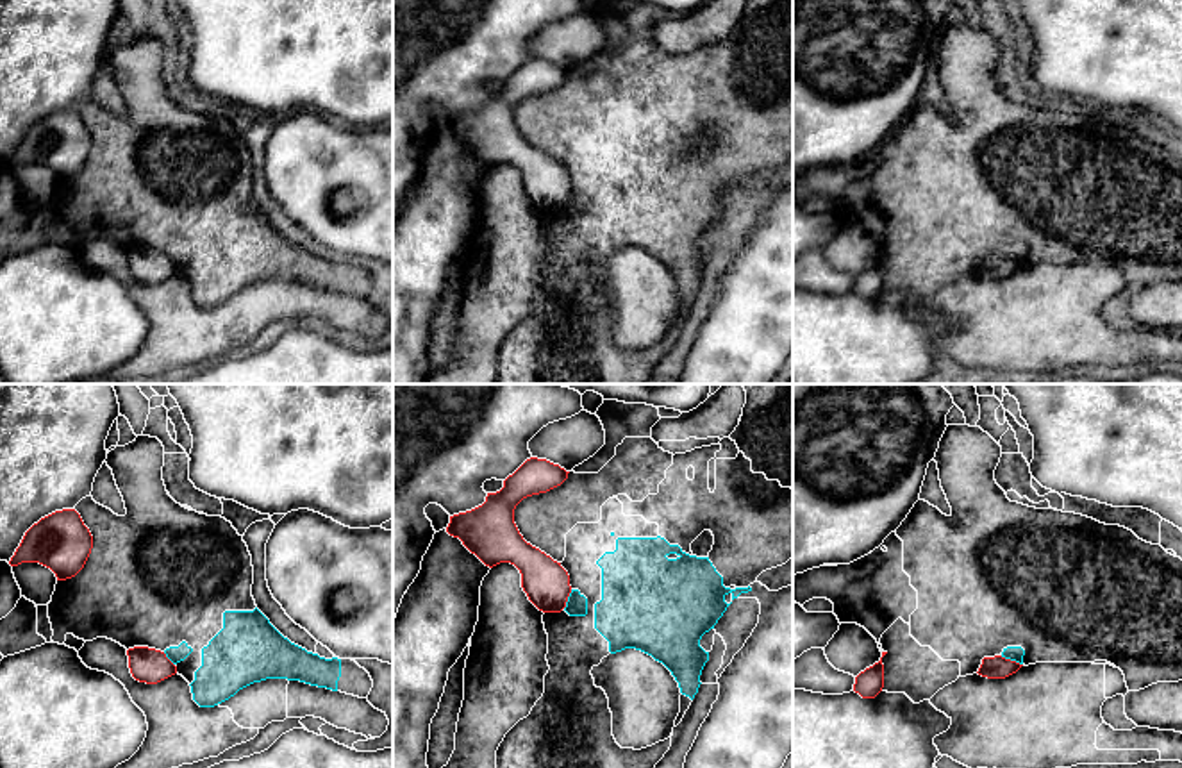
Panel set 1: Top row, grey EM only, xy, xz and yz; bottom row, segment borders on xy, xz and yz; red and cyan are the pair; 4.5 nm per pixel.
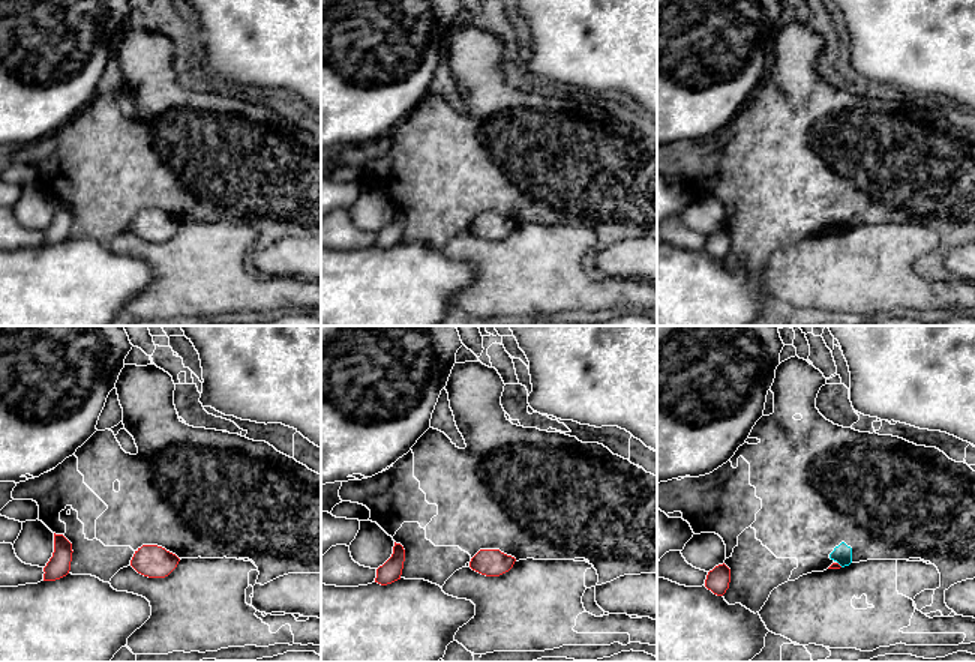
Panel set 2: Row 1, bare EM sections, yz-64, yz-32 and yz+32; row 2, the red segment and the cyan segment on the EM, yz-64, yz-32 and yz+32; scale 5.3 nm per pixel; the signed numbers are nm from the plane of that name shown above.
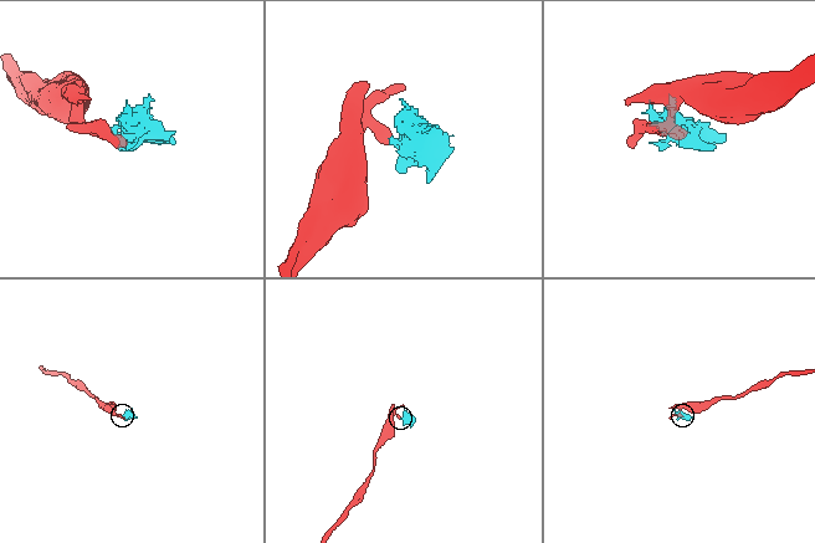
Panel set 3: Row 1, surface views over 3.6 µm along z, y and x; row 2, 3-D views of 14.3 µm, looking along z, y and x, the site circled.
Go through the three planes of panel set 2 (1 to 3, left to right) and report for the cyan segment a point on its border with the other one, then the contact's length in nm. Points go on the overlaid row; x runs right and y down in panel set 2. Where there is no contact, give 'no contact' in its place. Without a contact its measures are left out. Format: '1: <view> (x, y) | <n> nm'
1: no contact
2: no contact
3: yz+32 (839, 565) | 40 nm

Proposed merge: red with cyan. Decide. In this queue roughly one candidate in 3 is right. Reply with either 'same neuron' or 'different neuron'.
different neuron

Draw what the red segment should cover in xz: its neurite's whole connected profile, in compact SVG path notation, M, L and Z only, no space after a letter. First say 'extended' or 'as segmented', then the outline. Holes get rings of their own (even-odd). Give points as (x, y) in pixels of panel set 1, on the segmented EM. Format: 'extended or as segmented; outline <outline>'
as segmented; outline M530 457L504 480L500 491L487 493L482 505L450 516L446 527L486 566L514 564L521 573L523 591L543 613L561 613L566 607L570 575L561 563L523 539L514 523L514 509L523 498L561 486L568 473L546 459Z

